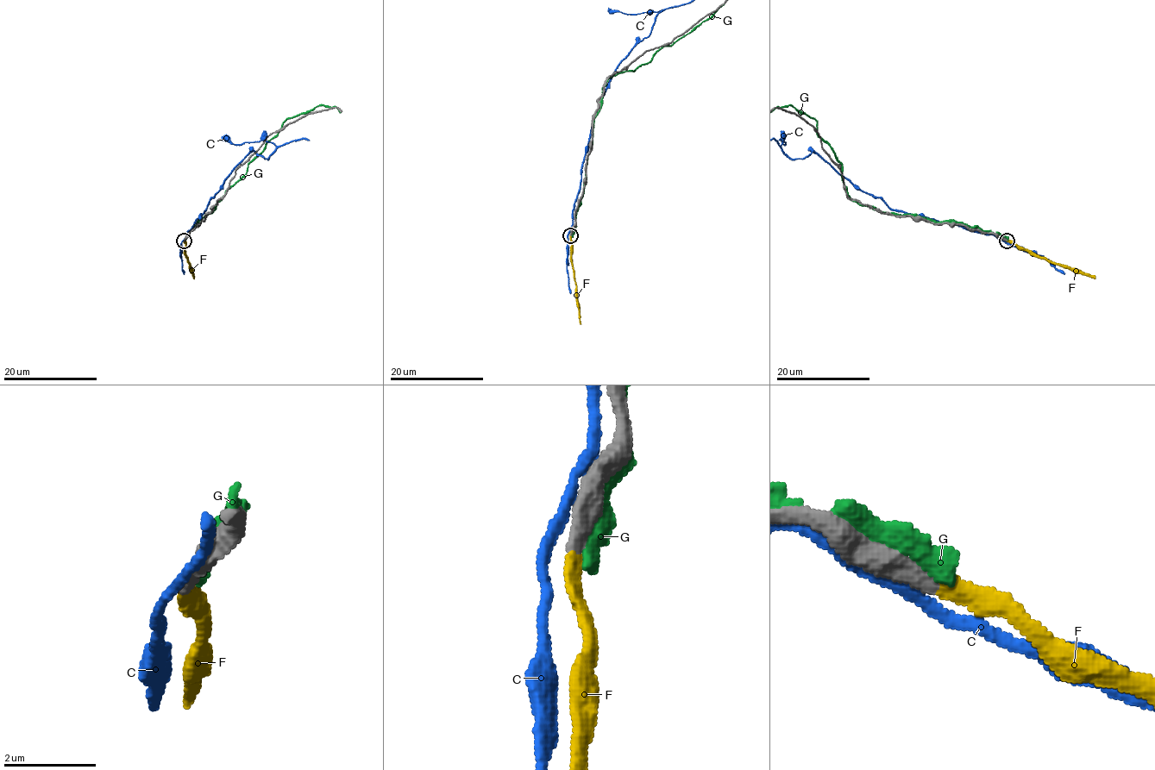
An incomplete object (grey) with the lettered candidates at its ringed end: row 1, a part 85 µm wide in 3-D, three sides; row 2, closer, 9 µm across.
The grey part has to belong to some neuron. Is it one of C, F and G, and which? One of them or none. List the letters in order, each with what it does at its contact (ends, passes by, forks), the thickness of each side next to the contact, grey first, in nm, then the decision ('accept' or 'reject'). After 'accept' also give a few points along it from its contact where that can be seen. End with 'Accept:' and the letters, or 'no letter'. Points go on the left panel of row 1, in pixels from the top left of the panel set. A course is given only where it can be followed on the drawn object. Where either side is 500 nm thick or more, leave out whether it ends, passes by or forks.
C: it passes by; calibres 440 and 240 nm; reject
F: it ends; calibres 360 and 340 nm; accept; course (184, 240), (185, 253), (194, 278)
G: it ends; calibres 480 and 440 nm; reject
Accept: F

